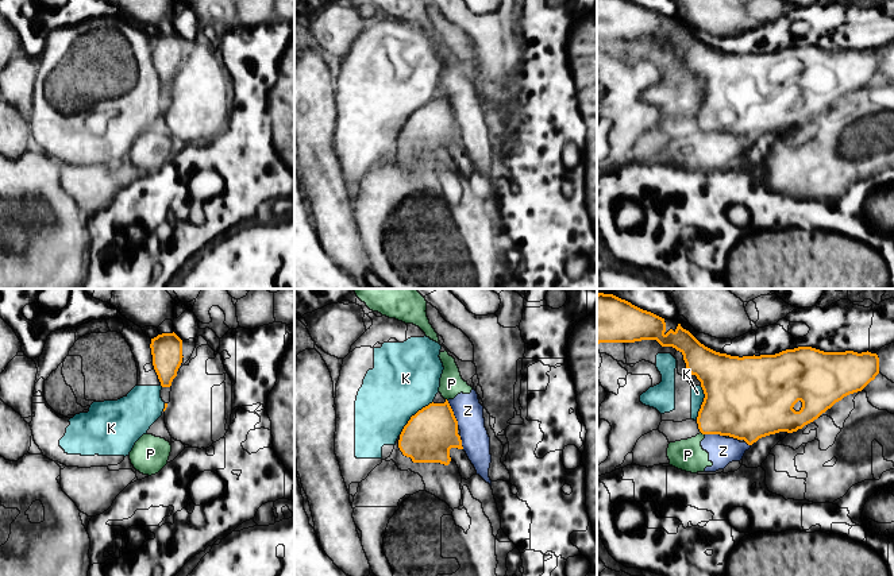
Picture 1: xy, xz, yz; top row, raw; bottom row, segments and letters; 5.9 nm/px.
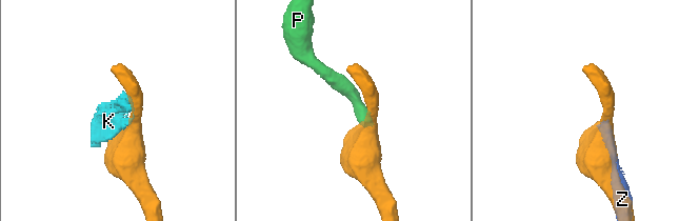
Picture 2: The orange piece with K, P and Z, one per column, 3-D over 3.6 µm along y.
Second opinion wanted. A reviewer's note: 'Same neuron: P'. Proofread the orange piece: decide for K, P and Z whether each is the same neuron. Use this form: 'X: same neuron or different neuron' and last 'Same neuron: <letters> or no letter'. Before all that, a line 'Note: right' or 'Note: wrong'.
Note: wrong
K: different neuron
P: different neuron
Z: different neuron
Same neuron: no letter

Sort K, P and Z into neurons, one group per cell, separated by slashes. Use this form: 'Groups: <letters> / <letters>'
Groups: K / P Z

